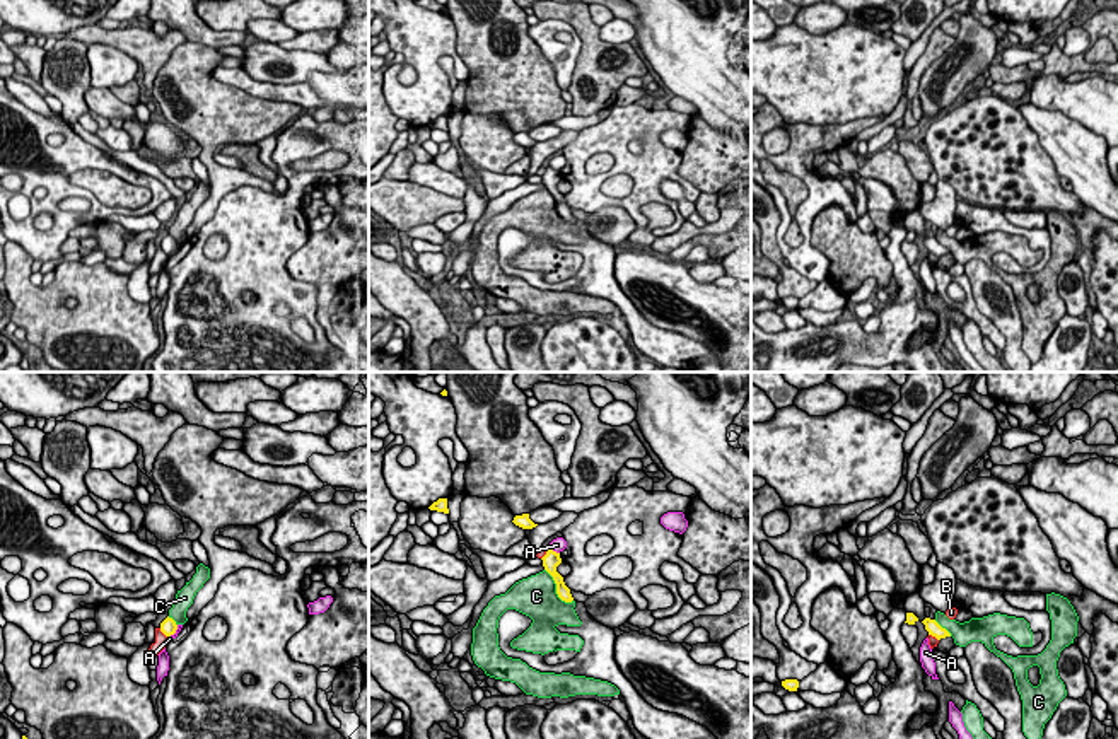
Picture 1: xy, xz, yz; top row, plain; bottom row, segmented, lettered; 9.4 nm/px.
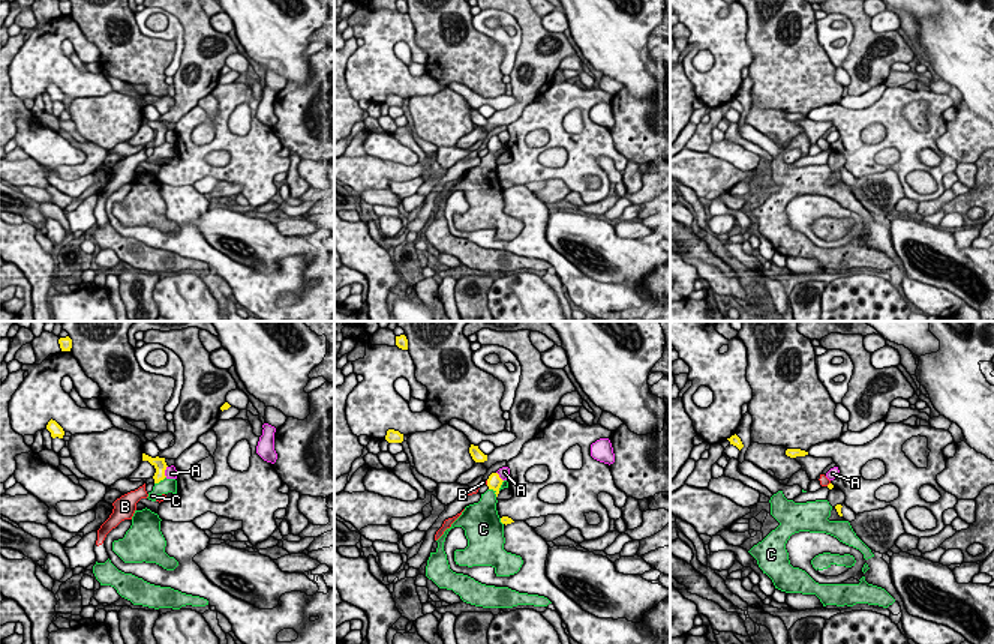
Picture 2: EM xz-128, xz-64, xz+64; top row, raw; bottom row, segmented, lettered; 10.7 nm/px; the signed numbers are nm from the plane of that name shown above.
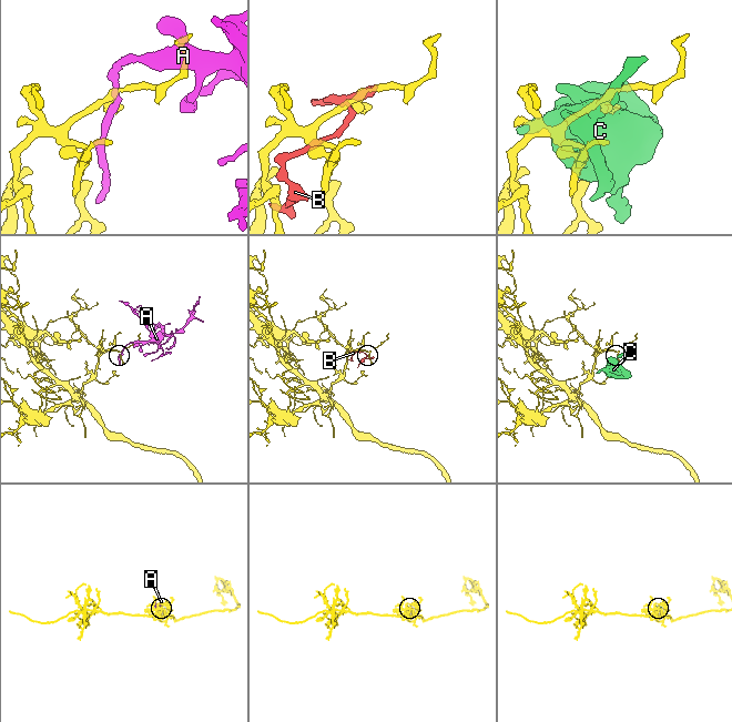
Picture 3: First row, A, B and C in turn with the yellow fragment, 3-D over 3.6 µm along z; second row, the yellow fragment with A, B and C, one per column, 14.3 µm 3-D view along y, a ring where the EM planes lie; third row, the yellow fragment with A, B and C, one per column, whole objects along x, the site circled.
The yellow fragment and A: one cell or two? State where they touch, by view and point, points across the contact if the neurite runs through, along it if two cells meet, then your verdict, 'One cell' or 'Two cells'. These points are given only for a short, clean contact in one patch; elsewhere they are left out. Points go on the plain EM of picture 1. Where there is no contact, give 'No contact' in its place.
Touches yellow at xz (552, 168). Boundary: xz (548, 166), (558, 171). Two cells

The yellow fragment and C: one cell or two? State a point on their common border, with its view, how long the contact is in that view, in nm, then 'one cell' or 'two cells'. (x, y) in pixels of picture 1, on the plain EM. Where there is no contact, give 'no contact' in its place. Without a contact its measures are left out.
xz (557, 207) | 420 nm | two cells

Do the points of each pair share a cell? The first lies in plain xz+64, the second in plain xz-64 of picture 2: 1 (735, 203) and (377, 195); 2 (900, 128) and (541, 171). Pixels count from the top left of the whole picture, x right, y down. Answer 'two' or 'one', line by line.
1: one
2: one

